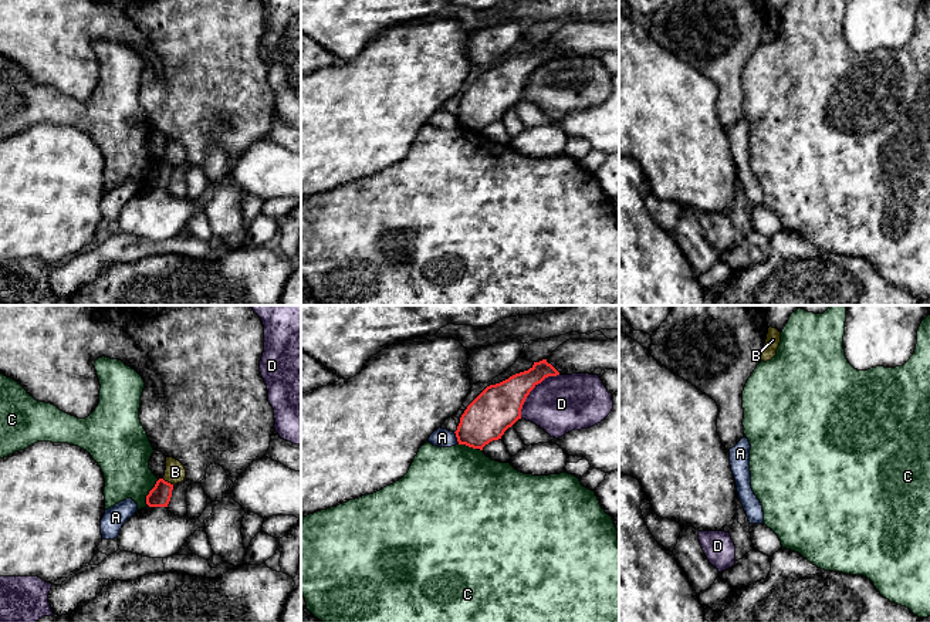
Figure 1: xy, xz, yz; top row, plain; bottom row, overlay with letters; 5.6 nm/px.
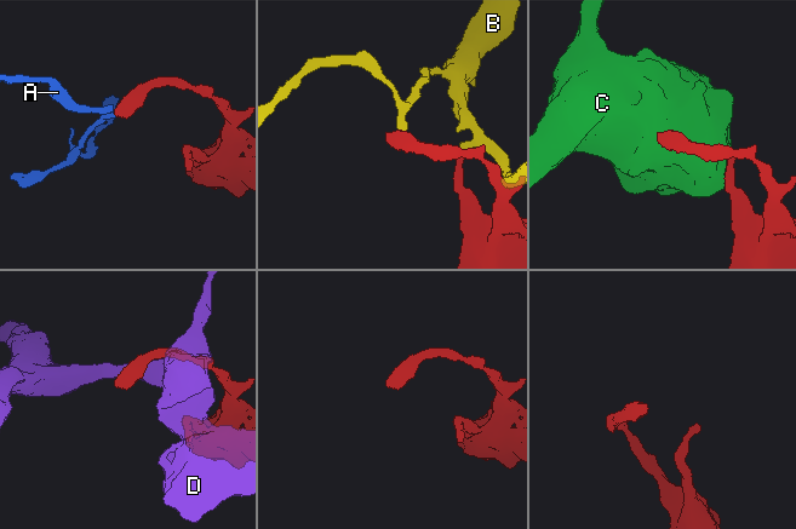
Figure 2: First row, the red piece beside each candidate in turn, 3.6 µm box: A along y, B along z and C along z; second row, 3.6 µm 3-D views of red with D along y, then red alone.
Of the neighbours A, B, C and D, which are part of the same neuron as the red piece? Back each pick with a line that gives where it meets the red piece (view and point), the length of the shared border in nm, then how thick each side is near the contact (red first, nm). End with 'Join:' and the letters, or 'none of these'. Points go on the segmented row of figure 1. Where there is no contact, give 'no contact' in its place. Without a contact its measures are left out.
Join: none of these

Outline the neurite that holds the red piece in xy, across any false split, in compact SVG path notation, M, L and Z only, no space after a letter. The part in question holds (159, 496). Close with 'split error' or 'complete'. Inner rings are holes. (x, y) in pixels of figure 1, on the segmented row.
M159 479L155 487L146 496L146 504L149 507L168 507L172 497L173 484Z; complete

